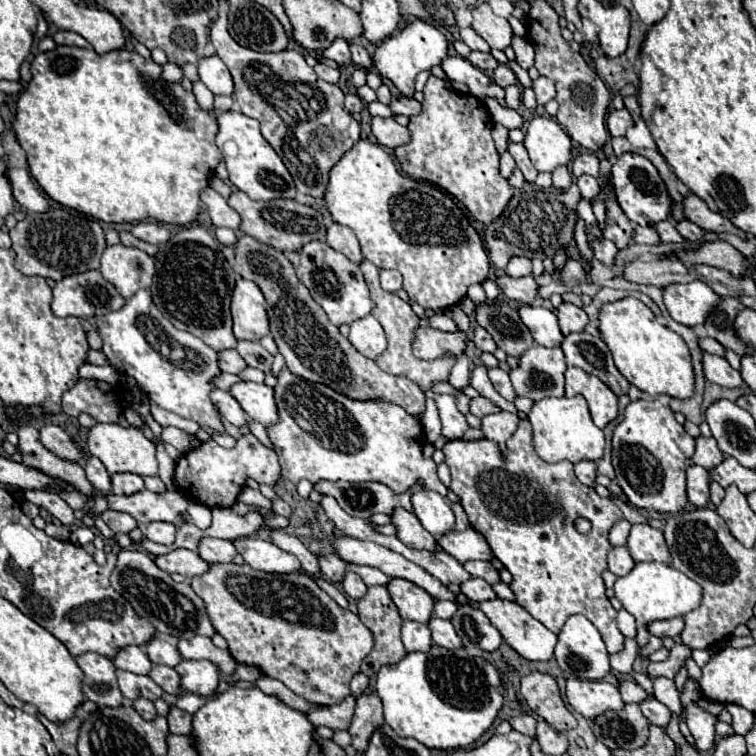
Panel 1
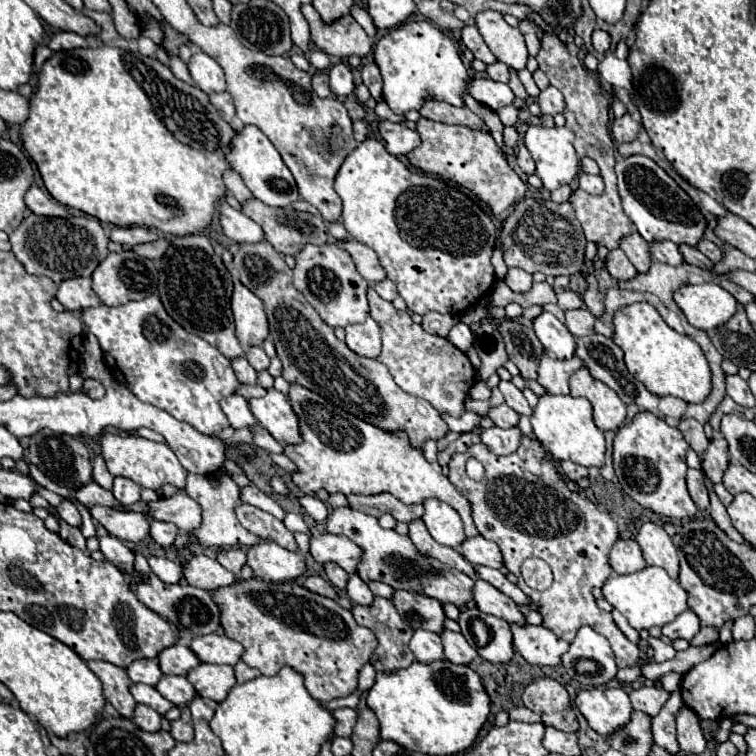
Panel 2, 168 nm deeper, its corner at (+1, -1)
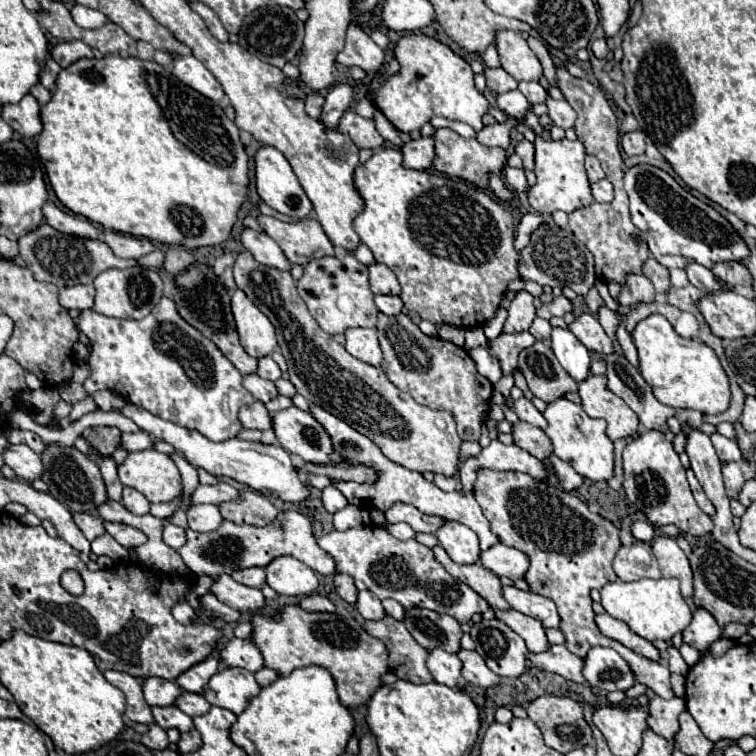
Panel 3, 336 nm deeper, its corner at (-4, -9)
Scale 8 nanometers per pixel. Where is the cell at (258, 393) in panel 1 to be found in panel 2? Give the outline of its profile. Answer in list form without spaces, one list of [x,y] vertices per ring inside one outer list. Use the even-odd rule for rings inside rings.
[[[271,388],[263,398],[251,398],[249,408],[257,422],[271,432],[271,436],[281,444],[301,442],[297,430],[297,416],[293,414],[285,394]]]

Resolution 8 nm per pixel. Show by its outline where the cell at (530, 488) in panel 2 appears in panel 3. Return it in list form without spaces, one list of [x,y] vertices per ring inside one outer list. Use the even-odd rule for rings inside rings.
[[[482,470],[474,484],[474,496],[500,542],[530,556],[526,580],[532,592],[548,596],[556,602],[558,614],[562,618],[560,630],[566,636],[566,648],[572,654],[584,658],[594,646],[610,646],[622,654],[626,662],[630,662],[630,668],[634,674],[638,674],[640,684],[666,700],[674,698],[676,694],[670,688],[670,670],[664,664],[650,662],[620,642],[602,638],[602,634],[598,634],[598,626],[594,626],[596,614],[592,610],[590,590],[602,588],[604,584],[618,578],[612,570],[612,560],[620,548],[618,528],[600,514],[592,514],[588,506],[572,492],[564,492],[562,488],[550,486],[546,480],[534,480],[522,472],[514,474]]]

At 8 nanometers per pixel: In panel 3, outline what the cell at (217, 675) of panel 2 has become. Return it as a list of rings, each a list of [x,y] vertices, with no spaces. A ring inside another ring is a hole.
[[[224,668],[210,678],[204,698],[214,706],[240,714],[258,692],[260,686],[252,672],[244,668]]]

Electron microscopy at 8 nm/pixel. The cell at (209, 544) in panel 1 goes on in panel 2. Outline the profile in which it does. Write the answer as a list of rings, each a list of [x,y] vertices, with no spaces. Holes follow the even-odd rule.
[[[231,546],[231,548],[223,548],[223,550],[219,550],[219,554],[217,554],[217,562],[219,562],[225,570],[229,570],[229,572],[233,572],[233,574],[237,576],[239,570],[243,568],[243,564],[247,562],[247,558],[245,558],[245,552],[243,552],[241,548]]]

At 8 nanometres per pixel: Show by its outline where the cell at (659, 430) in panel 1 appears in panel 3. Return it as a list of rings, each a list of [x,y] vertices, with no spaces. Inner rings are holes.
[[[646,430],[638,434],[626,448],[624,448],[624,492],[628,500],[646,514],[652,526],[666,526],[674,524],[682,532],[692,536],[706,536],[712,532],[714,524],[708,514],[704,514],[686,480],[686,472],[680,464],[678,454],[674,452],[672,444],[664,438],[658,430]]]

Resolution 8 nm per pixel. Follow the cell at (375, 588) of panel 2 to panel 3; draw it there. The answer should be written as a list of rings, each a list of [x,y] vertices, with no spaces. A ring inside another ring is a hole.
[[[384,600],[382,604],[384,604],[388,616],[392,616],[392,618],[396,618],[396,620],[402,620],[402,618],[404,618],[404,606],[402,606],[402,604],[398,604],[398,602],[394,602],[394,600]]]

